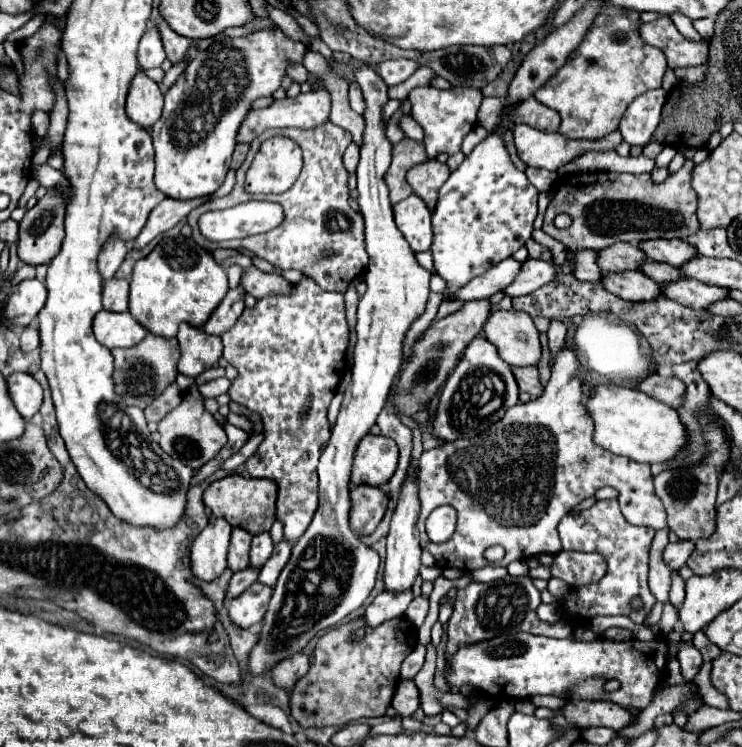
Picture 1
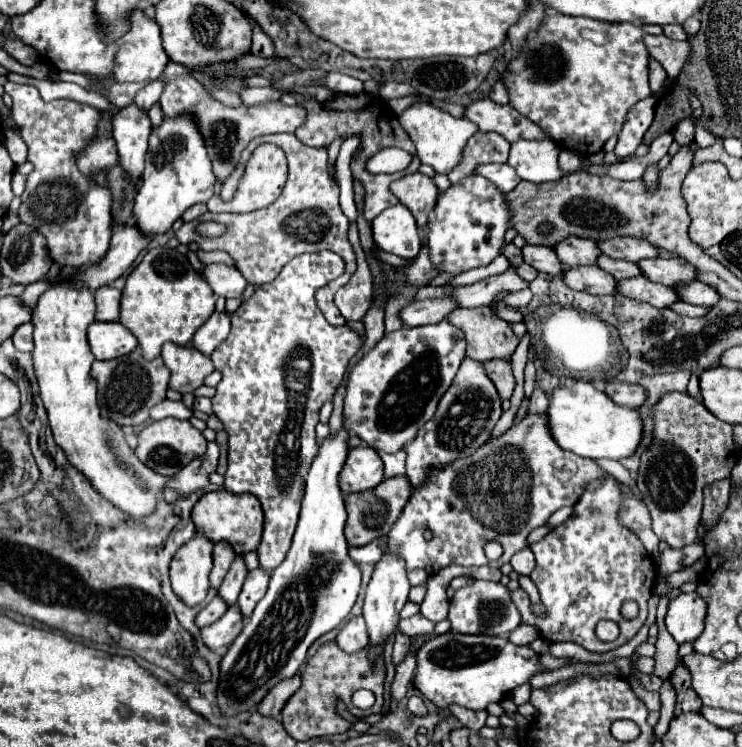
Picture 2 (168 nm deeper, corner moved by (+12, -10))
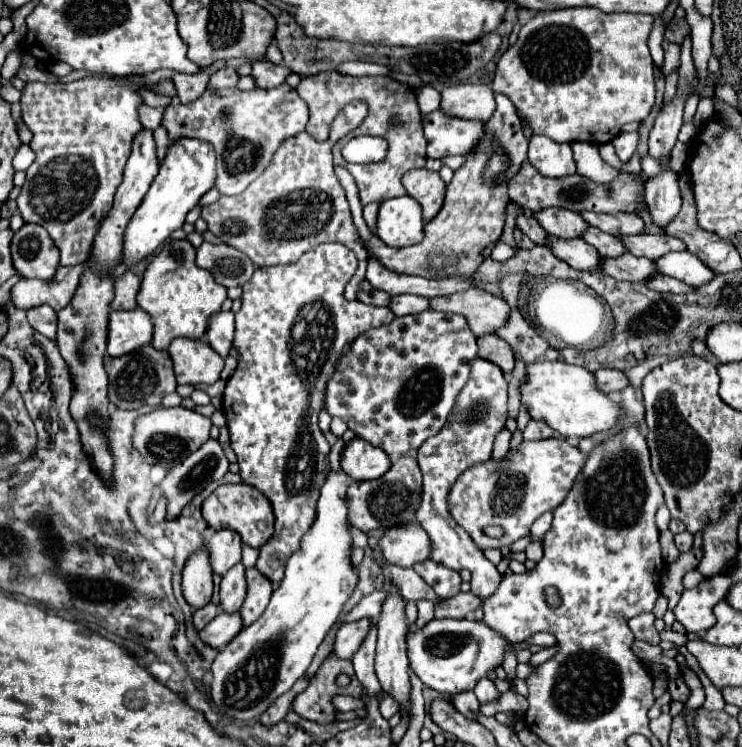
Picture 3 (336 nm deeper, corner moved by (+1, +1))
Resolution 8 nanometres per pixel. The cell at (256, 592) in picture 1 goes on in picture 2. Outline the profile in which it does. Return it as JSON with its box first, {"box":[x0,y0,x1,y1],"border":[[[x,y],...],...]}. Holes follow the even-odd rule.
{"box":[200,606,244,650],"border":[[[230,606],[220,620],[216,620],[214,624],[210,624],[210,626],[200,630],[202,632],[202,640],[204,640],[204,644],[210,650],[226,648],[240,634],[242,624],[244,624],[244,618],[242,618],[238,606]]]}

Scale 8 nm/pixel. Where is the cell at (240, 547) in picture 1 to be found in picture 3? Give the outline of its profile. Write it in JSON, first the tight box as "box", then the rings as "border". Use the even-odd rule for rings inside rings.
{"box":[207,529,243,575],"border":[[[231,529],[217,531],[207,543],[213,571],[217,575],[225,575],[233,565],[237,565],[241,561],[241,547],[243,543],[239,533]]]}

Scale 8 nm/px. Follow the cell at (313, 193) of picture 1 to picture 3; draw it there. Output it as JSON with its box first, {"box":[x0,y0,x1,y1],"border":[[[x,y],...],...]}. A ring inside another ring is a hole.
{"box":[201,131,367,301],"border":[[[305,131],[287,137],[277,147],[261,177],[243,191],[243,197],[233,199],[235,211],[207,211],[207,207],[203,207],[201,217],[213,235],[219,235],[227,245],[243,251],[257,267],[293,263],[319,243],[347,245],[359,259],[355,275],[345,285],[345,299],[353,301],[359,283],[365,279],[367,251],[351,219],[345,191],[333,173],[331,149],[331,141],[319,143]]]}

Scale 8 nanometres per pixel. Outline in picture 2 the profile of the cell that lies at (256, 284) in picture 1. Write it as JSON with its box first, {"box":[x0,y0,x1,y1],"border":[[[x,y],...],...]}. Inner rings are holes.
{"box":[198,264,248,298],"border":[[[206,264],[198,274],[210,284],[212,292],[222,298],[240,298],[248,286],[238,268],[226,264]]]}

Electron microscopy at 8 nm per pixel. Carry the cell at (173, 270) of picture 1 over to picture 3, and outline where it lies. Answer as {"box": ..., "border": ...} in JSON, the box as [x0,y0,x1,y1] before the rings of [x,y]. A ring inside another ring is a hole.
{"box":[137,239,227,349],"border":[[[187,239],[165,243],[163,251],[159,251],[147,265],[141,289],[137,293],[137,305],[153,319],[155,349],[167,349],[175,337],[201,339],[205,335],[209,317],[221,309],[225,299],[227,289],[215,283],[211,273],[195,265],[195,247]]]}

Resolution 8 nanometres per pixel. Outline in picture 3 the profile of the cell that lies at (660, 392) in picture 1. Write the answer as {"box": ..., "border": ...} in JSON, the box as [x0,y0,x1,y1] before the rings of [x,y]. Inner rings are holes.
{"box":[595,369,629,395],"border":[[[599,369],[595,371],[595,377],[599,381],[599,389],[603,389],[607,395],[617,395],[619,389],[623,391],[629,385],[627,375],[617,369]]]}

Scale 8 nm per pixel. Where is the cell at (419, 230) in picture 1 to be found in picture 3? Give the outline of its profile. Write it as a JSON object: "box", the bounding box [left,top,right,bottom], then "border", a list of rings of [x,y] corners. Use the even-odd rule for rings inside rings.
{"box":[377,195,423,247],"border":[[[409,195],[379,205],[377,235],[391,247],[409,247],[423,239],[423,213],[419,201]]]}

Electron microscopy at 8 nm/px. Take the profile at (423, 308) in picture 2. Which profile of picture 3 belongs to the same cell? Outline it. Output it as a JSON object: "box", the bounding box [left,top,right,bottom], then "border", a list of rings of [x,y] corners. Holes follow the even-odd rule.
{"box":[389,295,429,315],"border":[[[395,295],[391,297],[389,309],[397,315],[415,315],[415,313],[423,313],[429,309],[429,299],[427,297],[419,297],[419,295]]]}

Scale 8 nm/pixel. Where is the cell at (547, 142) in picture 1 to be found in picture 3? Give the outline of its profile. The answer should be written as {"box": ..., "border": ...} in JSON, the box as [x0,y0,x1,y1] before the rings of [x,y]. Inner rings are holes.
{"box":[529,135,575,177],"border":[[[533,135],[529,139],[529,163],[545,177],[575,173],[575,159],[569,143],[555,143],[545,135]]]}

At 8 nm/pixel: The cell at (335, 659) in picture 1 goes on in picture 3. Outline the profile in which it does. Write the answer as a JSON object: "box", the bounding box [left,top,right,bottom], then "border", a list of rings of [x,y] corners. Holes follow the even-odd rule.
{"box":[293,653,363,725],"border":[[[329,653],[329,657],[321,663],[319,671],[311,677],[309,687],[299,693],[293,701],[293,711],[301,715],[303,719],[327,725],[337,719],[337,709],[333,705],[333,697],[337,695],[349,695],[355,699],[361,699],[363,685],[355,677],[351,659],[339,659],[335,653]],[[339,673],[347,673],[351,677],[349,687],[337,687],[335,677]]]}

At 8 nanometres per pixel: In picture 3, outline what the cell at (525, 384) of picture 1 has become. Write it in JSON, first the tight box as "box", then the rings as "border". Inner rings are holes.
{"box":[477,335,515,375],"border":[[[487,335],[487,337],[477,339],[477,345],[479,345],[477,357],[487,359],[487,361],[499,365],[505,375],[509,375],[513,371],[515,353],[513,353],[511,345],[507,345],[507,341],[503,341],[497,335]]]}

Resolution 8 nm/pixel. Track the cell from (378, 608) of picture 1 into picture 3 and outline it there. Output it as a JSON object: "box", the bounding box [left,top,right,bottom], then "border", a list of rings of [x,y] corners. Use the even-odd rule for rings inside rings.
{"box":[333,617,373,659],"border":[[[367,617],[341,625],[341,629],[337,631],[335,645],[333,645],[335,655],[339,655],[341,659],[351,659],[351,655],[365,641],[365,637],[367,637],[367,633],[369,633],[371,627],[373,627],[373,621],[367,619]]]}

